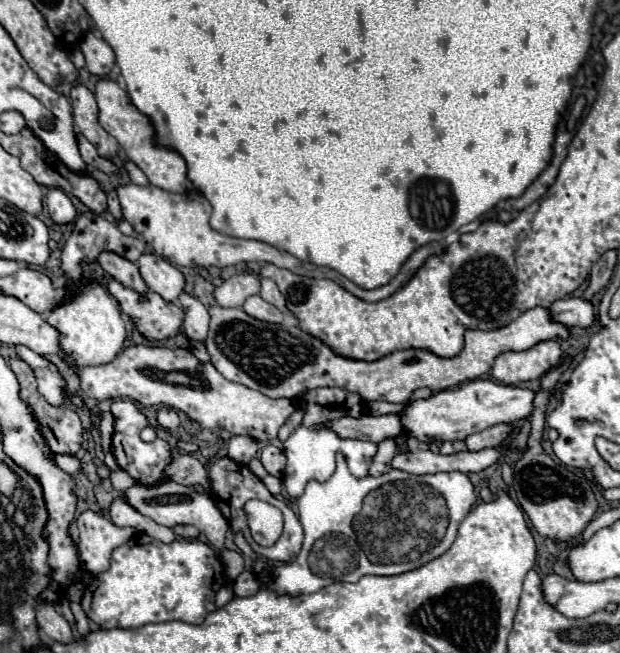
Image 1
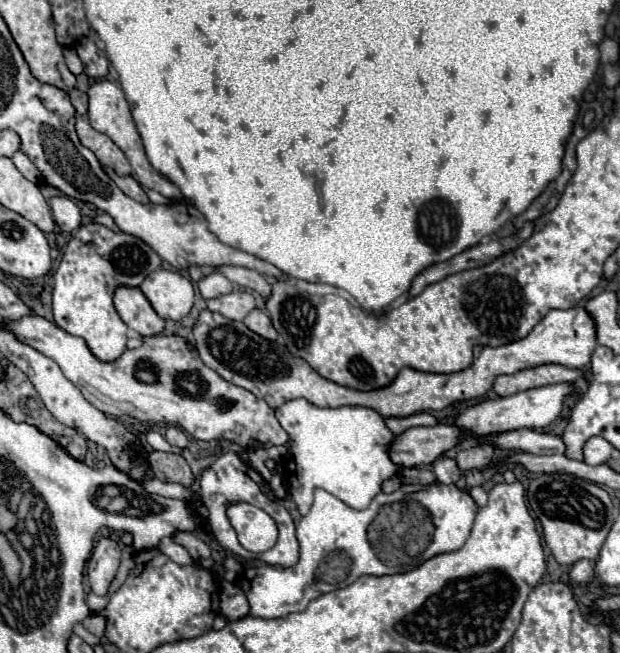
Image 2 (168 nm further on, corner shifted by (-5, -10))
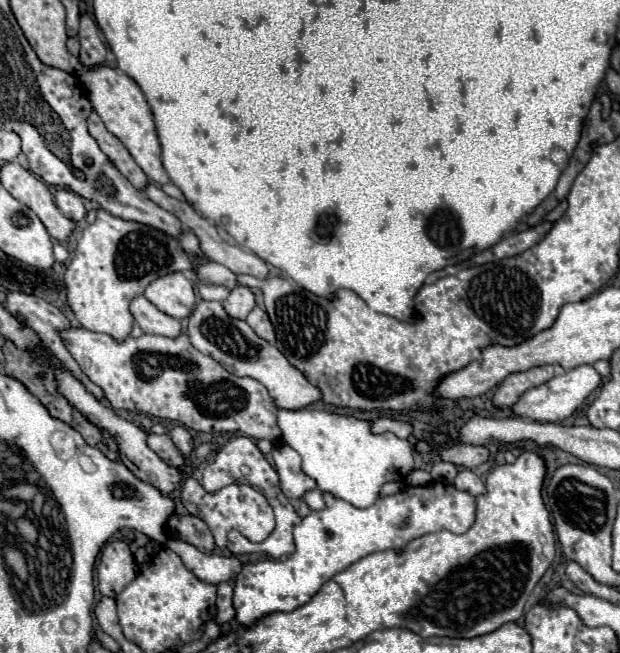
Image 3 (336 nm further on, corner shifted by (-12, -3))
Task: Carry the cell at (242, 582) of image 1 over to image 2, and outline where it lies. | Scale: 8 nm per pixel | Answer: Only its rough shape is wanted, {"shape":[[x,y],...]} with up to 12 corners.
{"shape":[[221,582],[219,608],[227,620],[249,614],[241,588]]}

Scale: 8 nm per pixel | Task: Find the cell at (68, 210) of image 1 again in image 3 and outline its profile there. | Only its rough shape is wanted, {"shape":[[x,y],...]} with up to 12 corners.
{"shape":[[68,189],[56,191],[56,205],[72,219],[82,221],[82,197]]}

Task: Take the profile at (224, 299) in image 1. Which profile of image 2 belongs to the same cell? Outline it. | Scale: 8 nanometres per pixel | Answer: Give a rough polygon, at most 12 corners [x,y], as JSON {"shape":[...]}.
{"shape":[[239,290],[209,300],[207,308],[229,320],[243,320],[255,308]]}

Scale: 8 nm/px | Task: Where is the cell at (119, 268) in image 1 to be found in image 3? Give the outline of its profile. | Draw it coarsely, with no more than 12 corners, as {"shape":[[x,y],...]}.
{"shape":[[144,295],[132,299],[130,313],[144,333],[176,337],[178,319],[162,313]]}

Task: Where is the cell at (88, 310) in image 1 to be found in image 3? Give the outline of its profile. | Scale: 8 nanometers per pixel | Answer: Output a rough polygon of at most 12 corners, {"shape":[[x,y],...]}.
{"shape":[[98,209],[64,273],[84,329],[130,337],[130,301],[190,269],[174,237]]}

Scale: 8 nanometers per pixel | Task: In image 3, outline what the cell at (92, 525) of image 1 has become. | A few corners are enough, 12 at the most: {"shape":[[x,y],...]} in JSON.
{"shape":[[108,541],[96,573],[116,597],[138,573],[128,543]]}

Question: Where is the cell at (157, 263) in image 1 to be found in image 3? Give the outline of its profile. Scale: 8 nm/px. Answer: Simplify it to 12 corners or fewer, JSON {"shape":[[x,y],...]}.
{"shape":[[180,271],[152,281],[144,297],[162,313],[188,317],[194,285]]}

